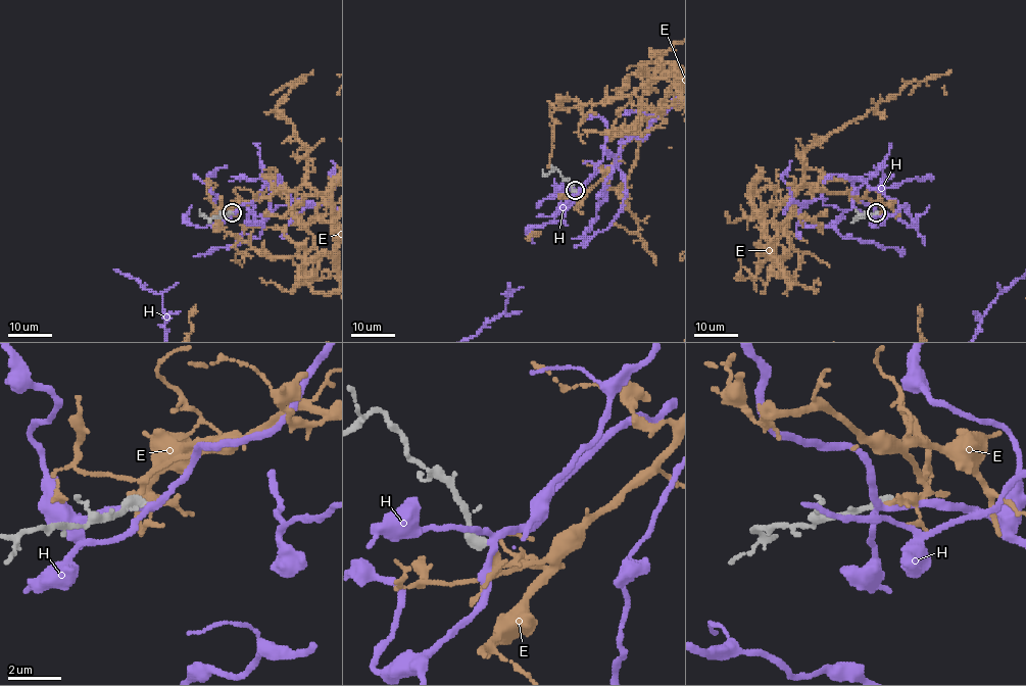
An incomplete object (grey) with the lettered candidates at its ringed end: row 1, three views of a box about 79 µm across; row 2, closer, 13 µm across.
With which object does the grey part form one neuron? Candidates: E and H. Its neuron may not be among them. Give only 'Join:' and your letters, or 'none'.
Join: E

